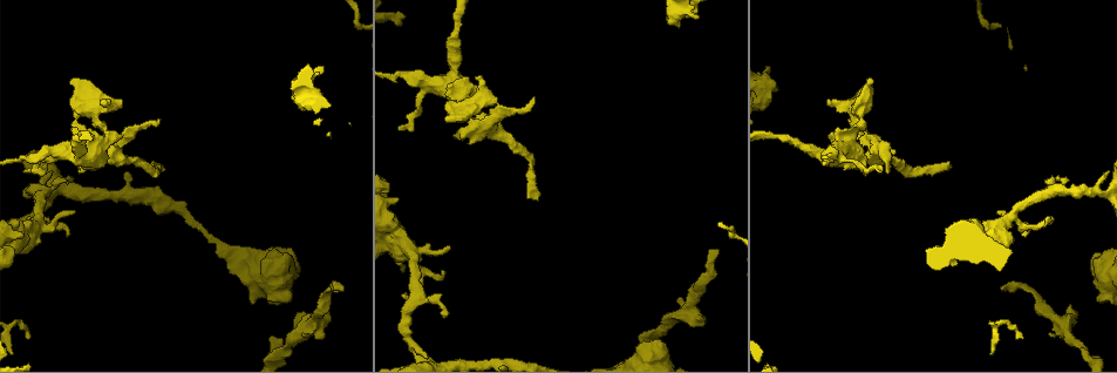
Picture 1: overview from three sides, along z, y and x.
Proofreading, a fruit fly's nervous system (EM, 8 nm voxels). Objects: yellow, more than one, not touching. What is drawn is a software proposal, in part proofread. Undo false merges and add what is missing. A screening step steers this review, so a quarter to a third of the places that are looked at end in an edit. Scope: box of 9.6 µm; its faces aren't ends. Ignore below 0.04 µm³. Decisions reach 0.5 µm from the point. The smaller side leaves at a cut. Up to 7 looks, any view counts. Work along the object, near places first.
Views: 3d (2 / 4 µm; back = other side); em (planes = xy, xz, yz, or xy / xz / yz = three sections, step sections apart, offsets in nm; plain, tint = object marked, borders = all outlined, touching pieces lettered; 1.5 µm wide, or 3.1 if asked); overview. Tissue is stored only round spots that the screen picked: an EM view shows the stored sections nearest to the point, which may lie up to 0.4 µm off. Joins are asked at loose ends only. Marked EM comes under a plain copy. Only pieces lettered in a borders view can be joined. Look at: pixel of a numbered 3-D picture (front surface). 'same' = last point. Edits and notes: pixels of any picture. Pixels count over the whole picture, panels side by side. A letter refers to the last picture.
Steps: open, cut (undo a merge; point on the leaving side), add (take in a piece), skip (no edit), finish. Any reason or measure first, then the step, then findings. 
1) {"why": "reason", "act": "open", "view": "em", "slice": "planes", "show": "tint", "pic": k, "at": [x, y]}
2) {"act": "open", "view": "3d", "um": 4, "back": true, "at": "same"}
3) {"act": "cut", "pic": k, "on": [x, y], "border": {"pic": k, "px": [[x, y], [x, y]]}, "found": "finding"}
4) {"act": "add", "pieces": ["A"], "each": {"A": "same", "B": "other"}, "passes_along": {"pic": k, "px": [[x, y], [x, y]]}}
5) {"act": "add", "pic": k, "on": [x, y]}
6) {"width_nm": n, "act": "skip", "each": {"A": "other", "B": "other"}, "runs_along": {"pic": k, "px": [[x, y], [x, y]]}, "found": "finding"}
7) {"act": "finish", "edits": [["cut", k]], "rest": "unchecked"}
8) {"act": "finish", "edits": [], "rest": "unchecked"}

{"why": "free end", "act": "open", "view": "em", "slice": "planes", "show": "tint", "pic": 1, "at": [826, 103]}

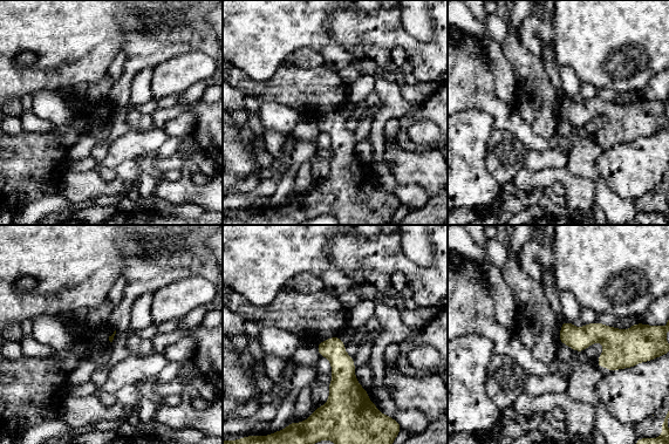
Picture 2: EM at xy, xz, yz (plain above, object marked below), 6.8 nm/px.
{"why": "see the neighbours", "act": "open", "view": "em", "slice": "planes", "show": "borders", "at": "same"}

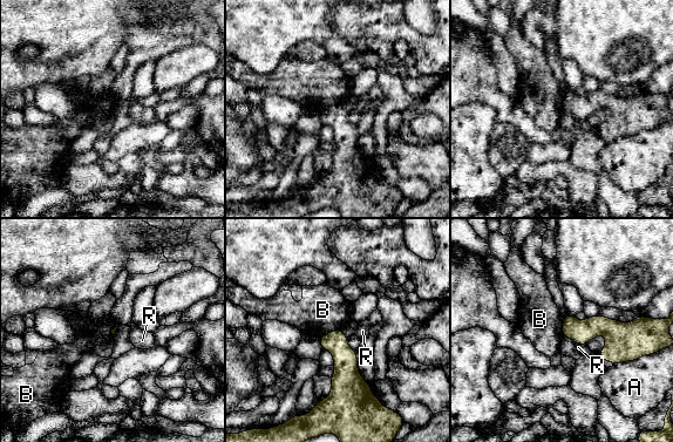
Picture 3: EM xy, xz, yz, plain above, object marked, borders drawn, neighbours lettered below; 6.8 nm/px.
{"act": "skip", "each": {"A": "other", "B": "other", "R": "other"}, "found": "no lettered piece goes on from it"}

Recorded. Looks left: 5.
{"why": "thin end", "act": "open", "view": "3d", "um": 2, "pic": 1, "at": [997, 210]}

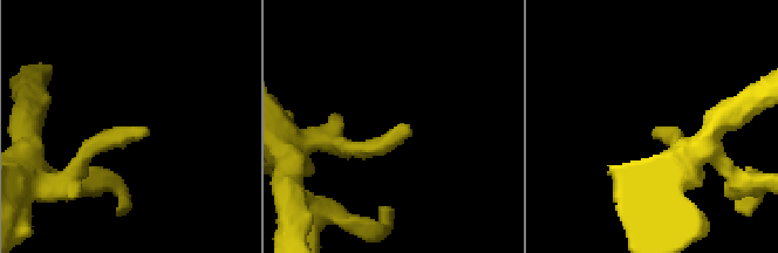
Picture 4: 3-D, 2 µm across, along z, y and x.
{"why": "now the EM", "act": "open", "view": "em", "slice": "planes", "show": "borders", "pic": 4, "at": [146, 130]}

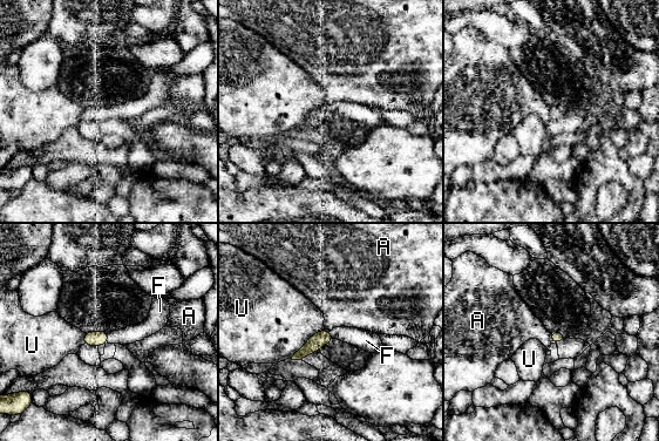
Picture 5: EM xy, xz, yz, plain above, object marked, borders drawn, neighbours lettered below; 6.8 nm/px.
{"longest_contact_nm": ["U", 300], "act": "add", "pieces": ["F"], "each": {"A": "other", "F": "same", "U": "other"}, "found": "it goes on there"}

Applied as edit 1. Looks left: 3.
{"why": "branch stops here", "act": "open", "view": "em", "slice": "xz", "step": 4, "show": "tint", "pic": 1, "at": [165, 169]}

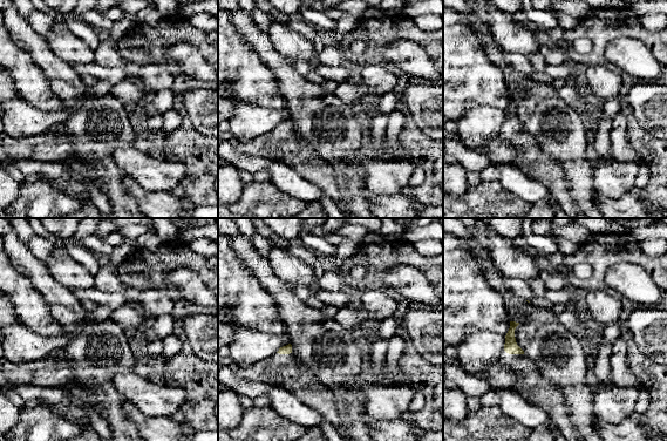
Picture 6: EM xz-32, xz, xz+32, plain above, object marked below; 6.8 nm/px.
{"why": "cut it another way", "act": "open", "view": "em", "slice": "planes", "show": "borders", "at": "same"}

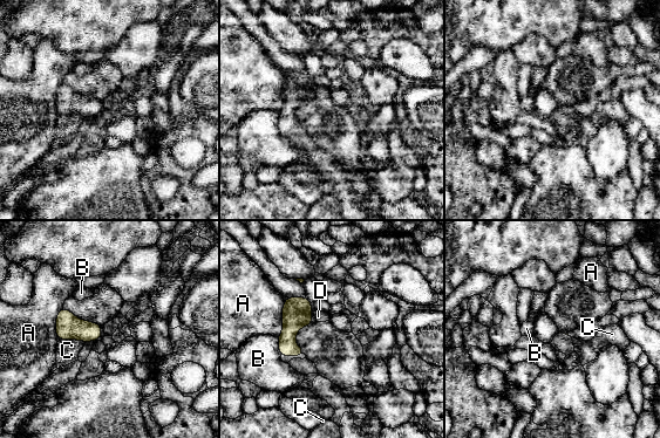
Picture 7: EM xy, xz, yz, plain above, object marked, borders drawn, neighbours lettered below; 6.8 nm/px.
{"act": "skip", "each": {"A": "other", "B": "other", "C": "other", "D": "other"}, "found": "none of them fits"}

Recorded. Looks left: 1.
{"act": "finish", "edits": [["add", 5]], "rest": "unchecked"}

